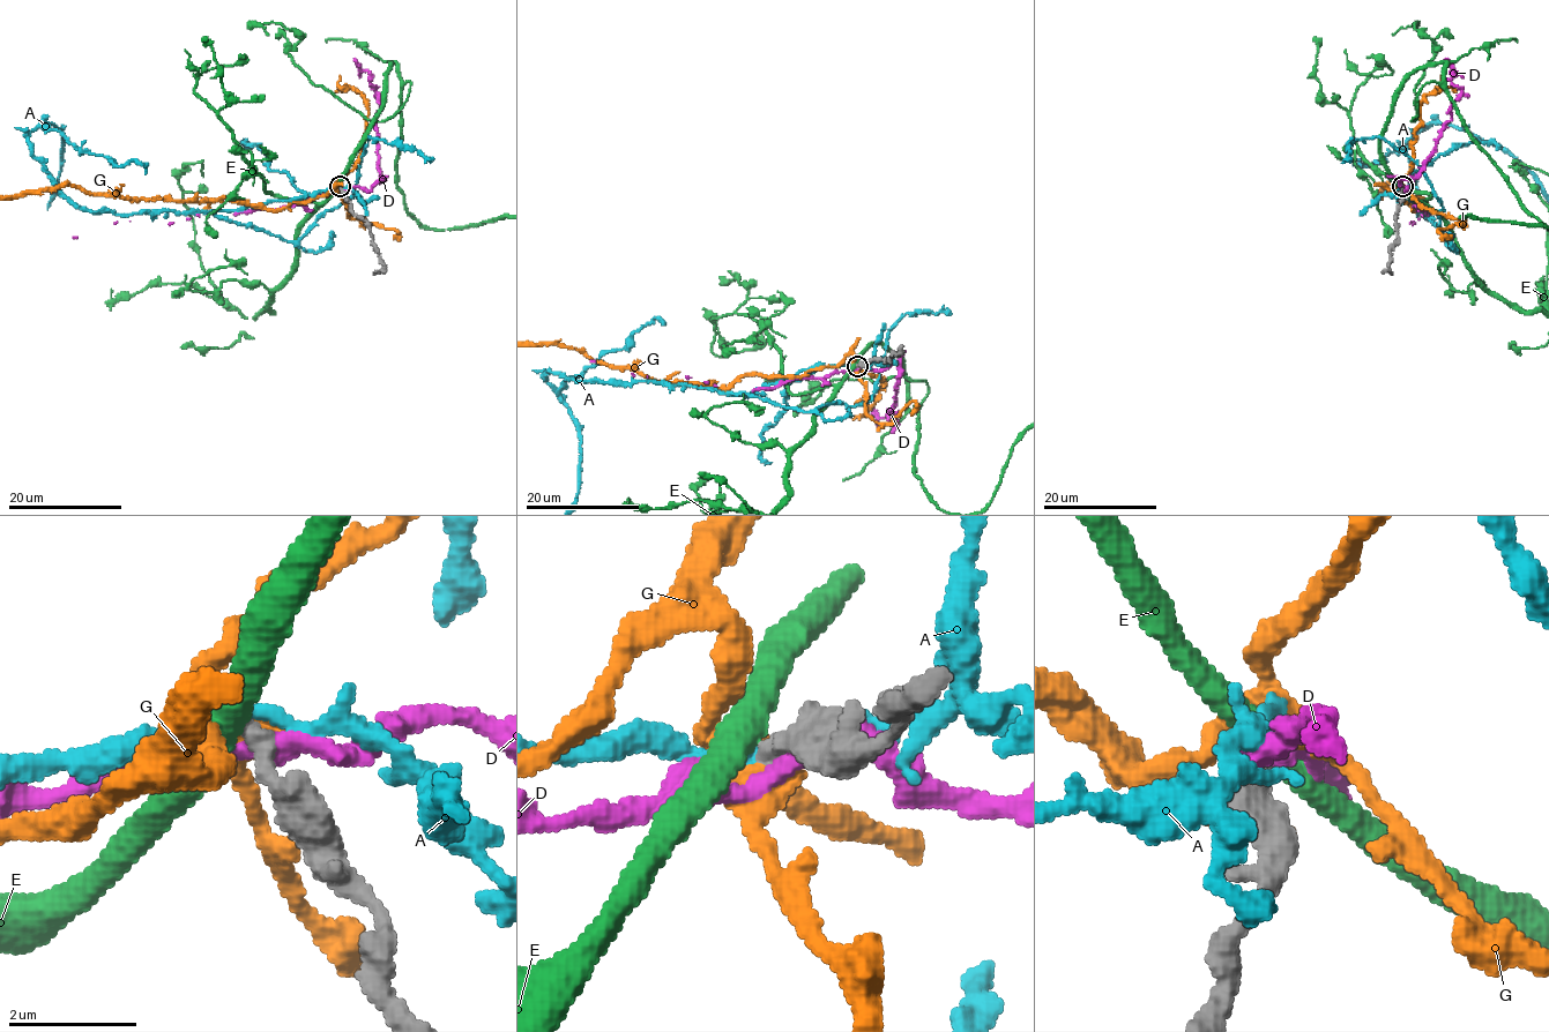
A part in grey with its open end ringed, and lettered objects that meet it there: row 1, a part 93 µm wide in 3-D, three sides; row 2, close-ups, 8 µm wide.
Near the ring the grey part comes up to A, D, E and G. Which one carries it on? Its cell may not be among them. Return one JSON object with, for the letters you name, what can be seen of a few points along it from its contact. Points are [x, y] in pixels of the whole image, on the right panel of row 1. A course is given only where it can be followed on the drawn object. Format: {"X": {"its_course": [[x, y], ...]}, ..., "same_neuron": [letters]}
{"same_neuron": []}

